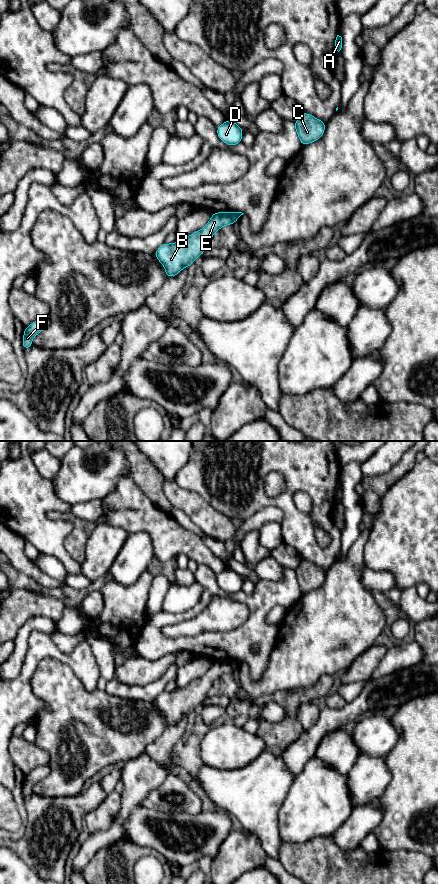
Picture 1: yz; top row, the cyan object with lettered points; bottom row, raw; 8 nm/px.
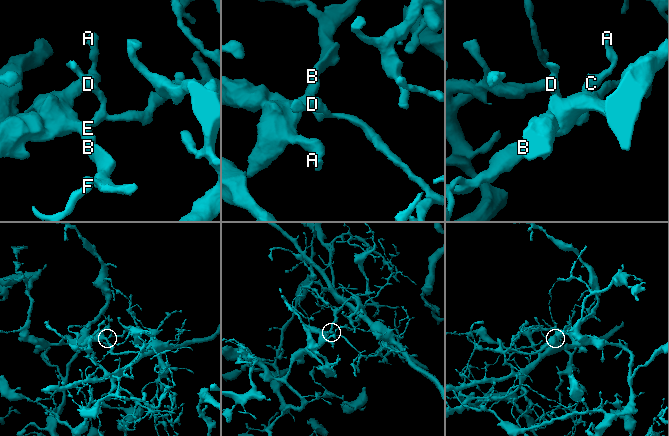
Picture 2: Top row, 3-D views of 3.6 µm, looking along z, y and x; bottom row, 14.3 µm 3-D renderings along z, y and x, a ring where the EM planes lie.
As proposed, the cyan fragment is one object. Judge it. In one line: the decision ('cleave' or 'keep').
cleave

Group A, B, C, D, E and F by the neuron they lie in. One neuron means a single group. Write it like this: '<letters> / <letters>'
A B C E F / D

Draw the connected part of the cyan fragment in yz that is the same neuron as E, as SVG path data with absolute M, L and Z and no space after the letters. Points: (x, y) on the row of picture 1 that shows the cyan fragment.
M213 212L208 223L200 230L172 244L162 243L154 256L164 266L166 278L175 277L208 248L213 235L222 227L239 220L236 212Z

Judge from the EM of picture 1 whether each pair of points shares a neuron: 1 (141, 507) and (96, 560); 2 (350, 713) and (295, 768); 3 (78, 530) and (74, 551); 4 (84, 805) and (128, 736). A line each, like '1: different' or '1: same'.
1: different
2: same
3: same
4: different

